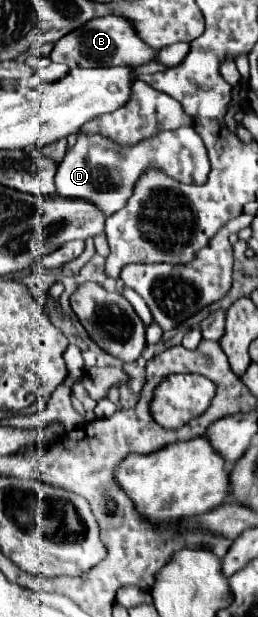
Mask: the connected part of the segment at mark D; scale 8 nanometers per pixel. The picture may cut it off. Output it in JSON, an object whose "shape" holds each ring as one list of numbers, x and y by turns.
{"shape":[[194,128,160,132,140,144,120,146,98,134,78,134,78,142,66,152,56,172,56,190,64,198,90,200,104,216,112,216,126,206,134,184,148,170,156,168,182,184,204,184,210,172,210,160,202,138]]}

